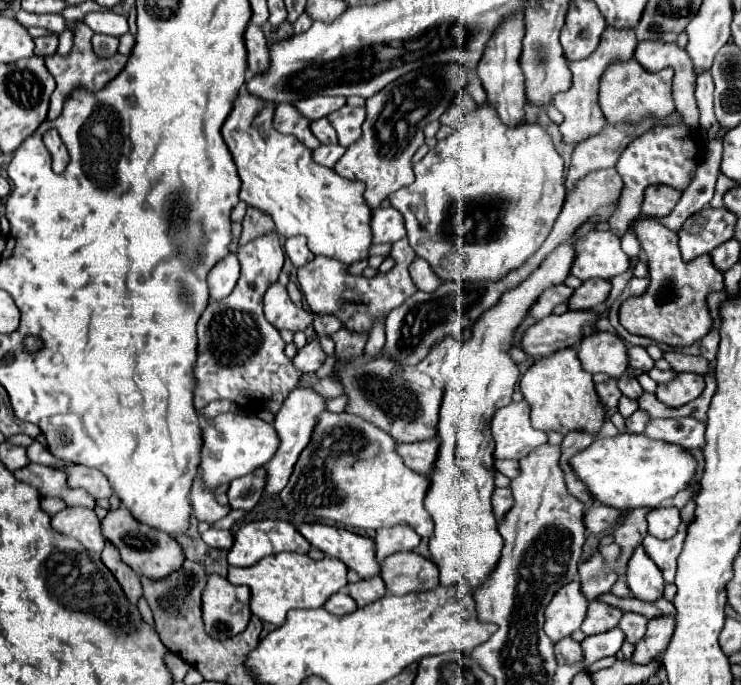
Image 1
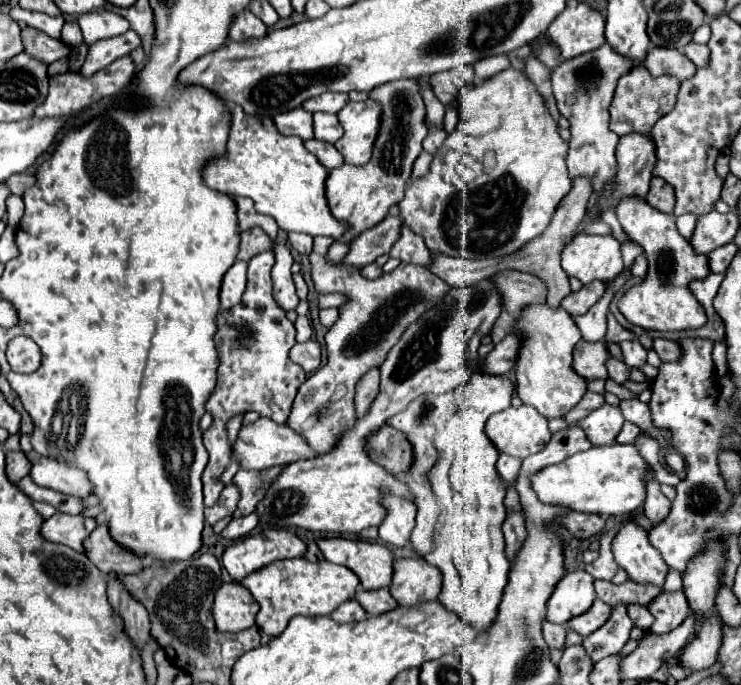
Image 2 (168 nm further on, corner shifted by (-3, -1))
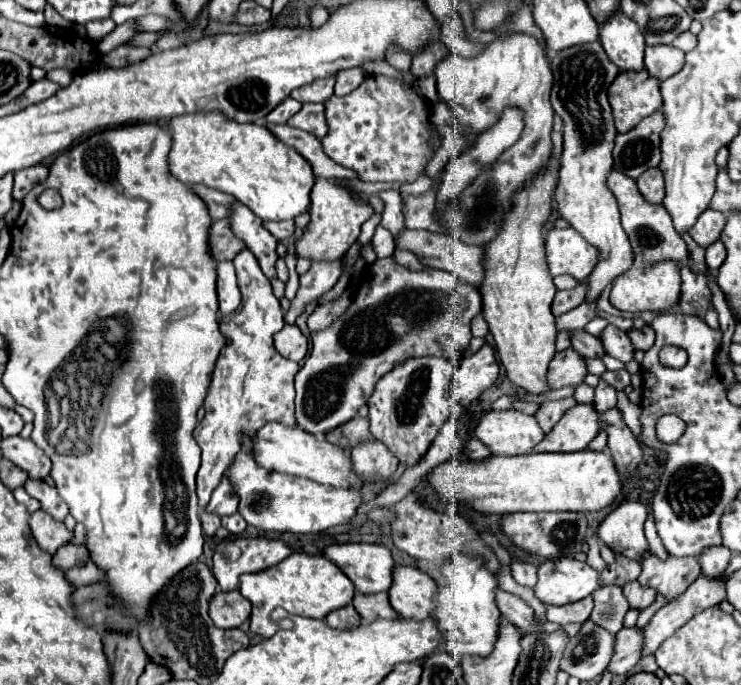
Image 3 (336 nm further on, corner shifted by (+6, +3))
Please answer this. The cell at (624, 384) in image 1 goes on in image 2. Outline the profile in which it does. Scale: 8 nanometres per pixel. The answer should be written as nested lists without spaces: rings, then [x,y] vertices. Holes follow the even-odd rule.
[[[610,358],[610,360],[606,362],[606,368],[608,368],[608,376],[610,376],[612,380],[616,380],[618,384],[626,382],[628,376],[630,376],[630,368],[628,368],[622,360],[618,360],[618,358]]]

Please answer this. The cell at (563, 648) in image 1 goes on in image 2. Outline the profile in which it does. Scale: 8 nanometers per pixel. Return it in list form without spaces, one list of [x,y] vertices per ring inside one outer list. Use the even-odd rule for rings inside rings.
[[[548,620],[542,622],[542,632],[544,632],[544,640],[550,648],[564,648],[564,636],[566,636],[566,626],[558,626],[558,624],[550,624]]]

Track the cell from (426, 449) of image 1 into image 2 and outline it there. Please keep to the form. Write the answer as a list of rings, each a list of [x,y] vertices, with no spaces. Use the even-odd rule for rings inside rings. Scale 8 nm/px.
[[[384,424],[368,438],[368,456],[386,468],[386,472],[398,476],[412,464],[412,448],[402,432]]]

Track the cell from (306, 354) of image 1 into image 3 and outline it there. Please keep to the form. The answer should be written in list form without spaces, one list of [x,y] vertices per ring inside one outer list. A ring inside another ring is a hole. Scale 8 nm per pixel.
[[[287,324],[273,338],[275,338],[275,348],[281,356],[285,356],[293,362],[301,362],[305,358],[309,344],[307,344],[307,338],[303,336],[303,332],[295,324]]]

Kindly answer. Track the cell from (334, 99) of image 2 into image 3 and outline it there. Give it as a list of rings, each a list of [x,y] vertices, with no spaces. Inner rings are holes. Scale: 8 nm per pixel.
[[[317,80],[313,84],[307,84],[305,88],[297,88],[297,92],[291,92],[291,98],[299,102],[327,102],[333,96],[335,80]]]

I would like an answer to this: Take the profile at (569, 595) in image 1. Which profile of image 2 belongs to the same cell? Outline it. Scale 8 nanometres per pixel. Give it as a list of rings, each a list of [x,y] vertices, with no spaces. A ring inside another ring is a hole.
[[[586,570],[566,572],[546,604],[546,620],[566,624],[570,618],[584,614],[592,606],[594,598],[594,576]]]

